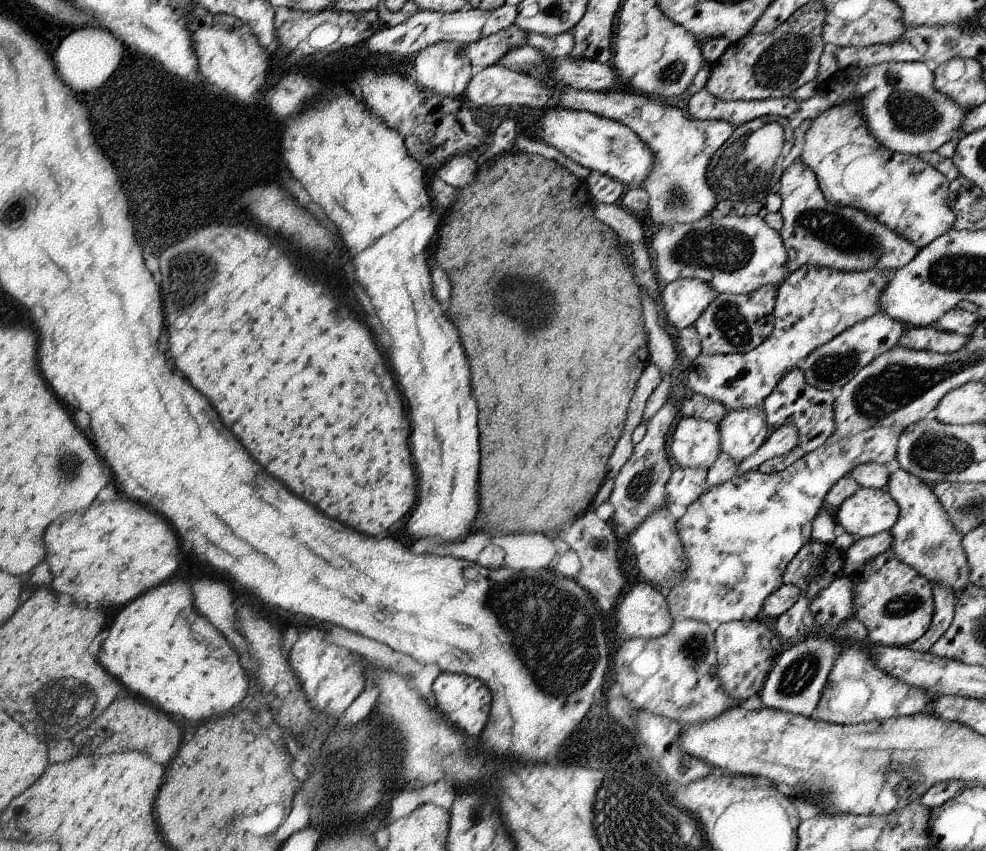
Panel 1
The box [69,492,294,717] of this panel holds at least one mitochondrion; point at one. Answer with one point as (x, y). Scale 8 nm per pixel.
(251, 615)

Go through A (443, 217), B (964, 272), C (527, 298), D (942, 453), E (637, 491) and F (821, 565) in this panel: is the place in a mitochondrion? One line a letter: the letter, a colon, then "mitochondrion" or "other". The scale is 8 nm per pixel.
A: other
B: mitochondrion
C: mitochondrion
D: mitochondrion
E: mitochondrion
F: other

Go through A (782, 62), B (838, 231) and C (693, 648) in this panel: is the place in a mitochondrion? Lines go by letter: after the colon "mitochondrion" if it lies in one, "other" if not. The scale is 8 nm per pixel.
A: mitochondrion
B: mitochondrion
C: mitochondrion

